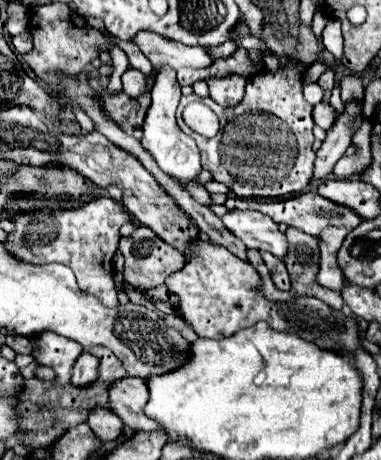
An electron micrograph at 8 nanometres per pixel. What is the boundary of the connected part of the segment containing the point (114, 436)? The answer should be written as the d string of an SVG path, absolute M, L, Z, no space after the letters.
M96 408L90 414L88 424L100 440L118 440L122 436L122 428L124 428L122 420L114 412L104 410L104 408Z

